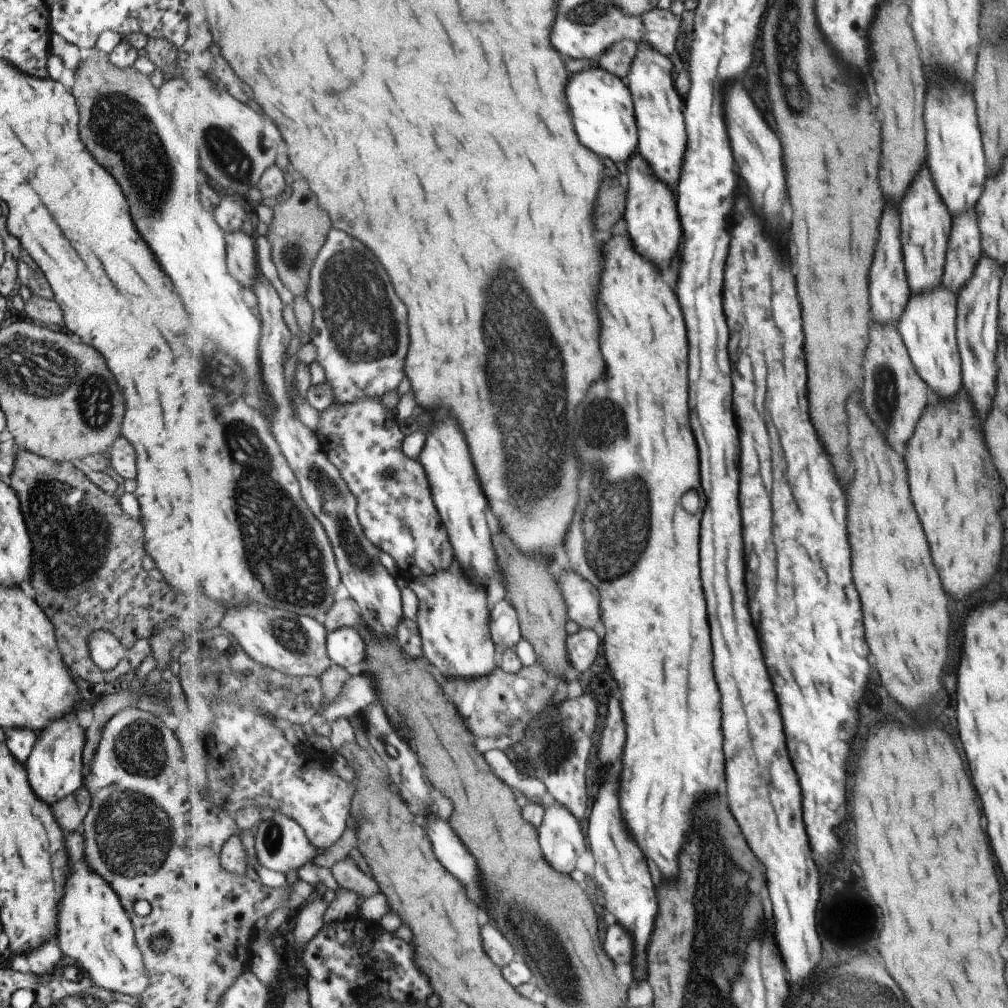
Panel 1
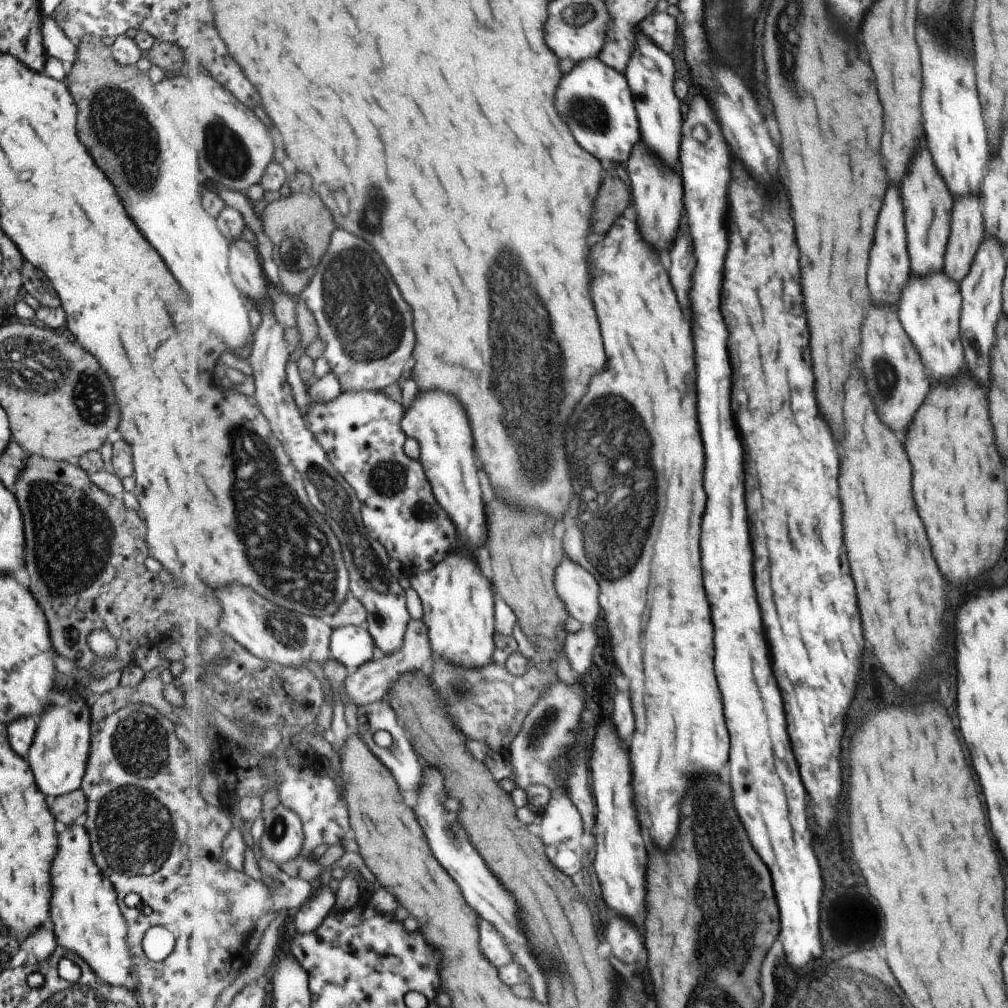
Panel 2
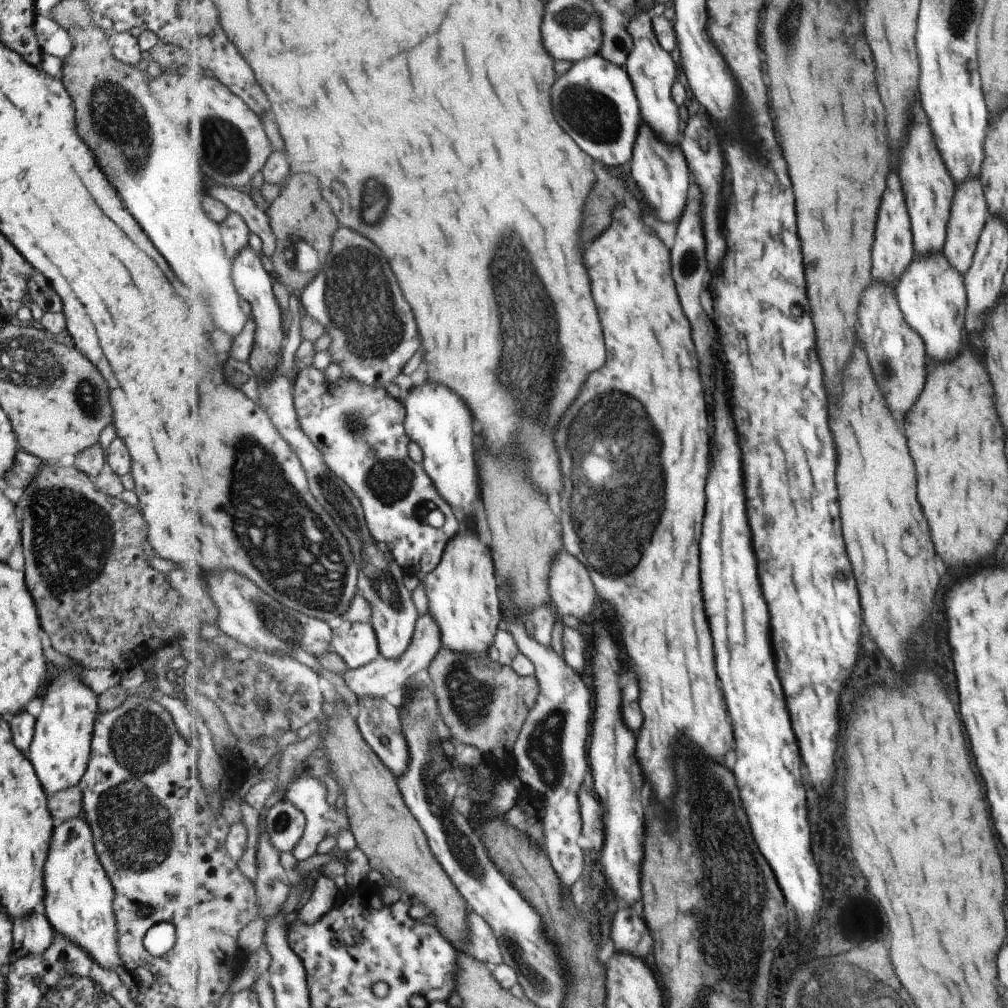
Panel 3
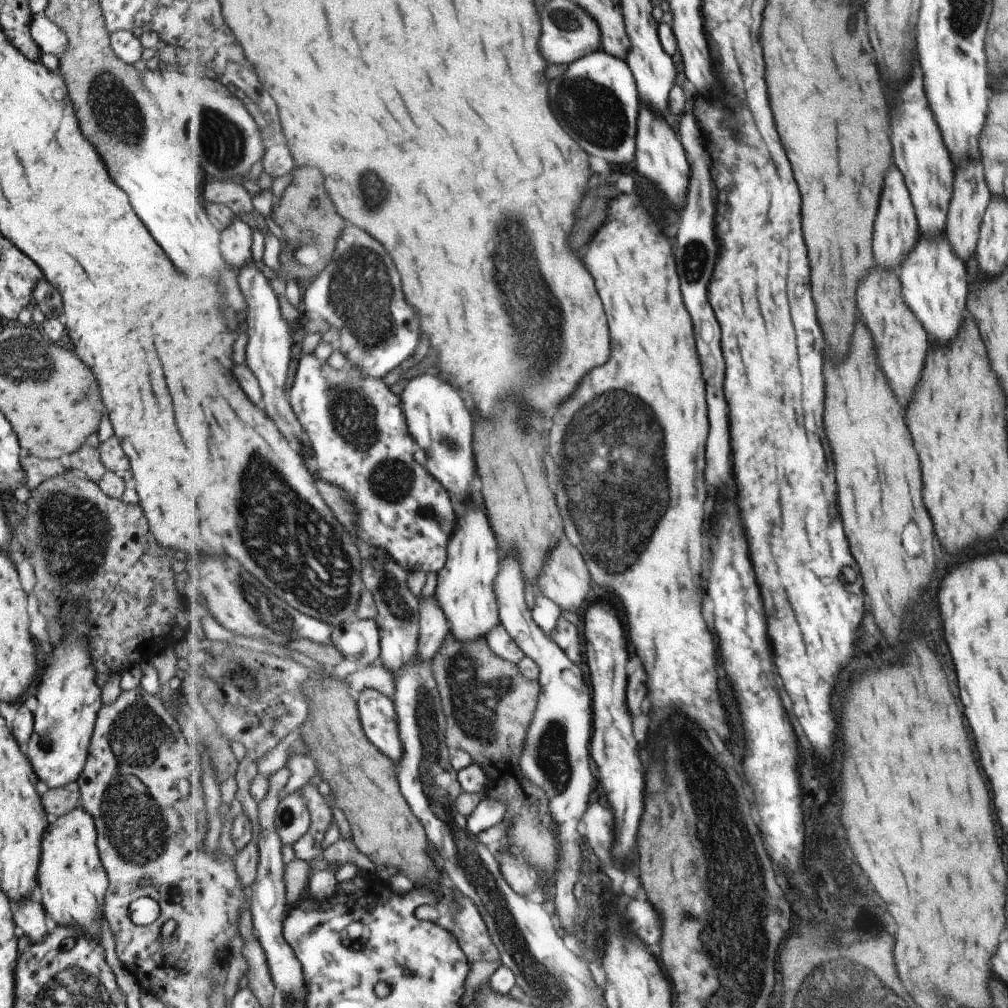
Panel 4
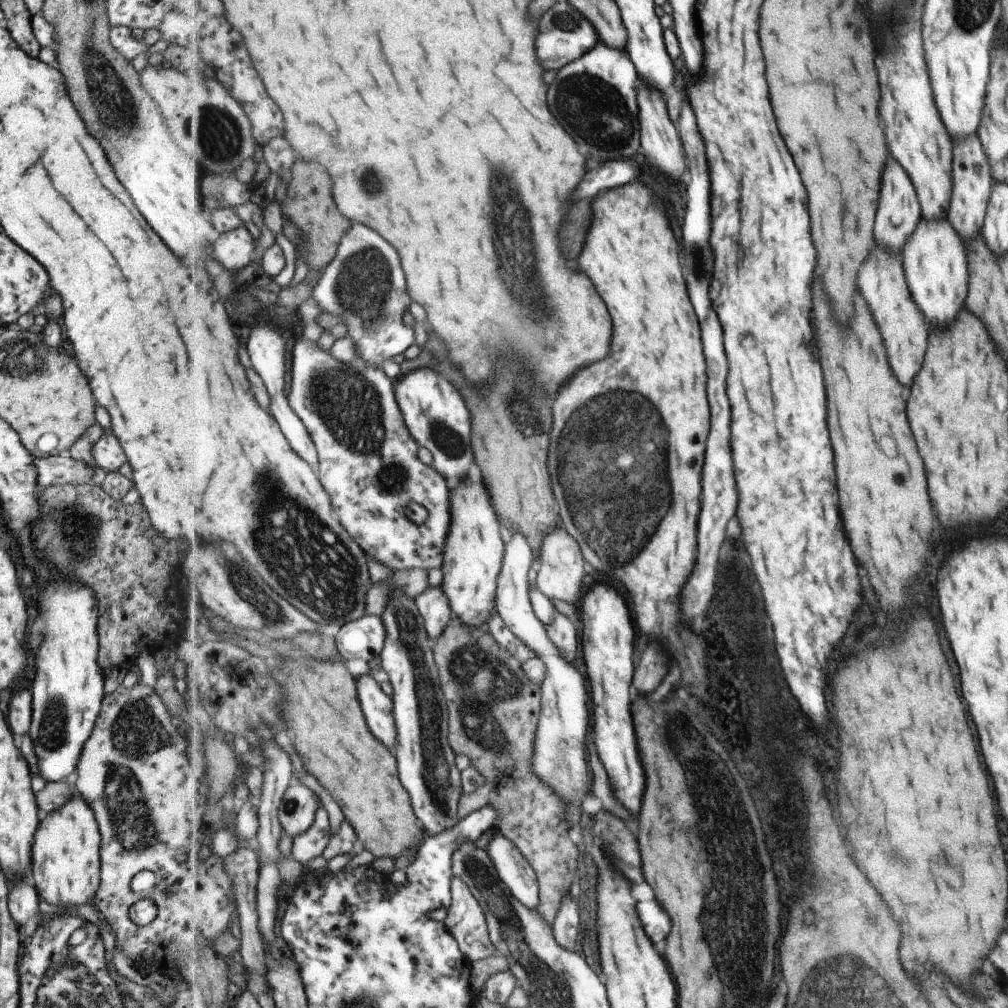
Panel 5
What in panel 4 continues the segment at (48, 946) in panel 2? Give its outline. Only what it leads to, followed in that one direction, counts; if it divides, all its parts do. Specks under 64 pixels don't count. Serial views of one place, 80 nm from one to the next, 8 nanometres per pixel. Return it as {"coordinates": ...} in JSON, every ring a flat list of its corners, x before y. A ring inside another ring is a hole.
{"coordinates":[[23,897,11,903,10,913,18,934,23,934,29,944,41,944,46,935,44,908,40,905,37,897]]}

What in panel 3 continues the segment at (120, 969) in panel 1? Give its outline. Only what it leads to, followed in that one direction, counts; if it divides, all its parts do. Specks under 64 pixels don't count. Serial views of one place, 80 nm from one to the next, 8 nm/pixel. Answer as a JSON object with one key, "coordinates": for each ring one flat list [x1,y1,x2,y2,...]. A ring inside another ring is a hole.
{"coordinates":[[79,817,65,819,53,828,51,838,49,838,48,851,45,862,42,866,44,895,41,905,45,918,55,930,55,934,68,938,71,942,85,949,90,957,102,968,112,970,113,966,123,966,122,960,117,952,117,935,114,912,112,911,112,891,111,883,97,858,93,835,91,834,88,822]]}

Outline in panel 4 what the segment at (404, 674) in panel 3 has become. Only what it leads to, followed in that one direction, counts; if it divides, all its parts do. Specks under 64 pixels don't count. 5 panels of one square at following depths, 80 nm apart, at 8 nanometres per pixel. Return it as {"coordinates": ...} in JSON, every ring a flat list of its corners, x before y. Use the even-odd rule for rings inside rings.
{"coordinates":[[435,594,420,599,420,661,432,661,451,630,451,622],[383,664,368,666,361,671,351,673,347,676,347,682,359,693,369,687,388,697,393,697,396,693,396,678]]}

